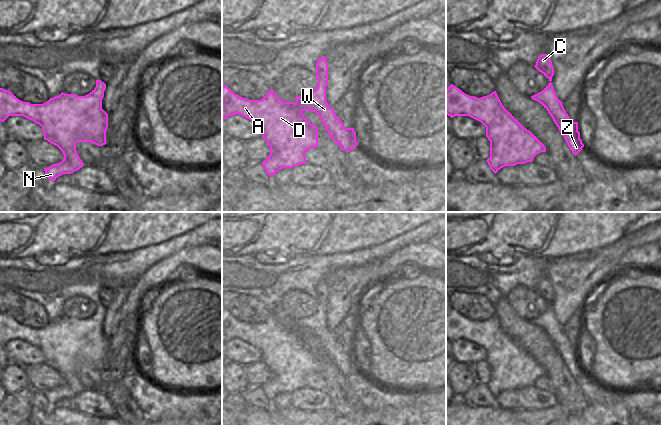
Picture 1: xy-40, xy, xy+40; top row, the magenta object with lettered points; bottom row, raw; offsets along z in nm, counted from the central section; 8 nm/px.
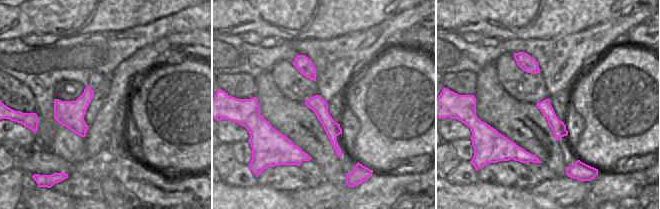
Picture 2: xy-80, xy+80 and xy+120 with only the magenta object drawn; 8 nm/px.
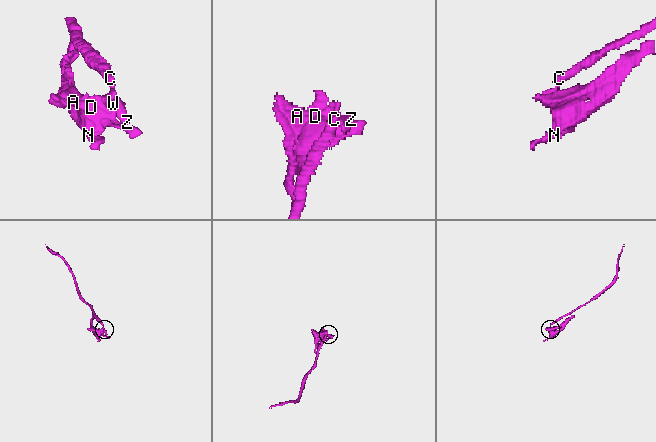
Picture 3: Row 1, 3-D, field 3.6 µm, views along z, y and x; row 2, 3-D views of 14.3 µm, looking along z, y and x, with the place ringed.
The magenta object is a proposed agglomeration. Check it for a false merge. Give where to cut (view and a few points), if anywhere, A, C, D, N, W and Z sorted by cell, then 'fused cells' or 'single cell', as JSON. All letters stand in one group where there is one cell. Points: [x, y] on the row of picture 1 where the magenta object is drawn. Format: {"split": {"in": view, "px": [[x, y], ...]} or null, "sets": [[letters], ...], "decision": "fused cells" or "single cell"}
{"split": {"in": "xy", "px": [[318, 79], [327, 82]]}, "sets": [["A", "D", "N", "W", "Z"], ["C"]], "decision": "fused cells"}

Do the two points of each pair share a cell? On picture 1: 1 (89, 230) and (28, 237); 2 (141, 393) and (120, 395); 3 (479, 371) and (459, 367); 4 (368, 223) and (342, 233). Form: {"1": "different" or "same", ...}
{"1": "same", "2": "different", "3": "different", "4": "same"}

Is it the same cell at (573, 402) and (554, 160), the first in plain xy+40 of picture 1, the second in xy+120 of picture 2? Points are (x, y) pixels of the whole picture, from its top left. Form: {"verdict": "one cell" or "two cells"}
{"verdict": "one cell"}

